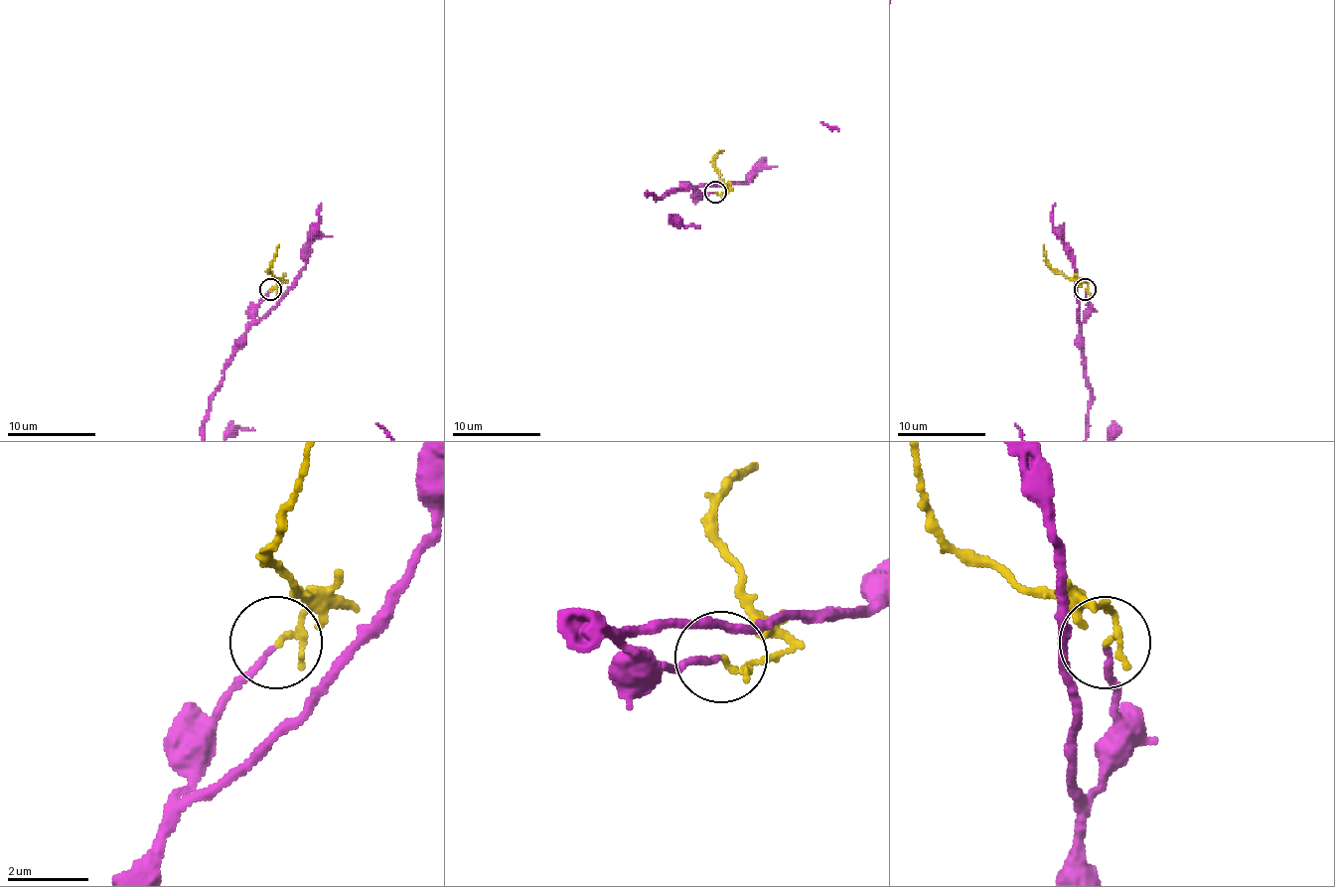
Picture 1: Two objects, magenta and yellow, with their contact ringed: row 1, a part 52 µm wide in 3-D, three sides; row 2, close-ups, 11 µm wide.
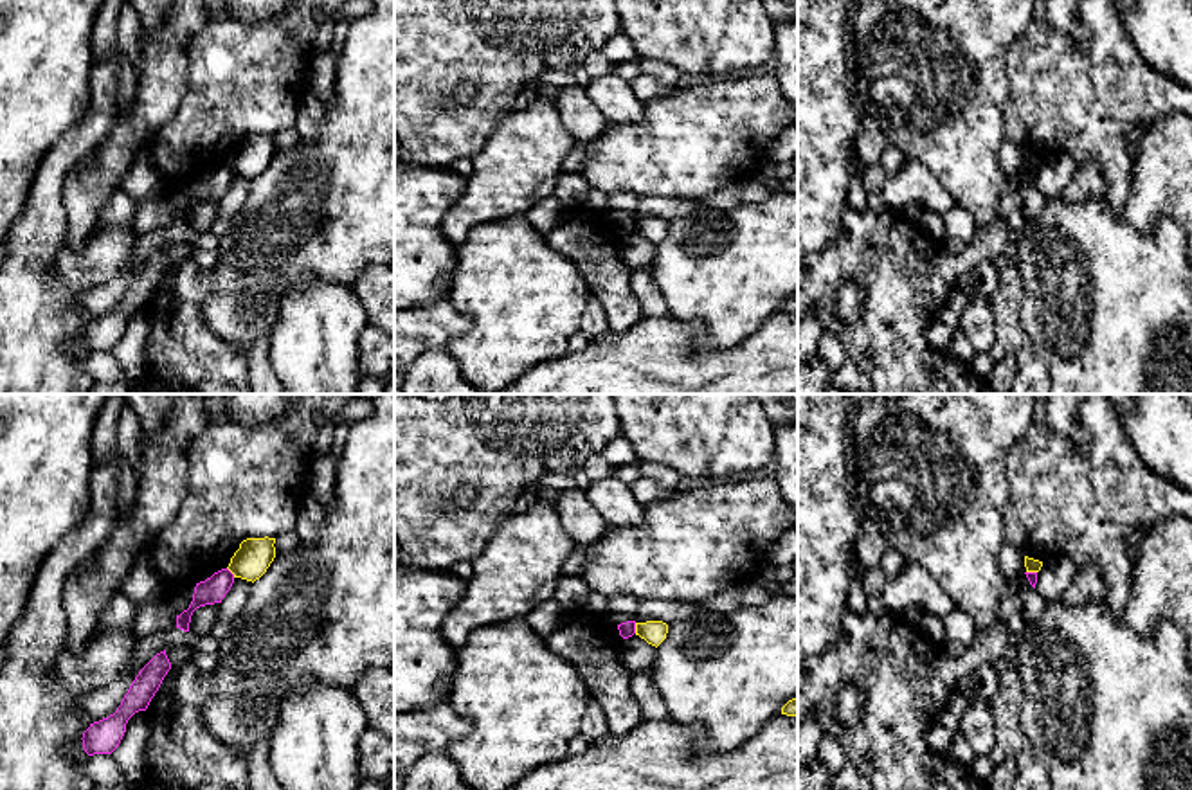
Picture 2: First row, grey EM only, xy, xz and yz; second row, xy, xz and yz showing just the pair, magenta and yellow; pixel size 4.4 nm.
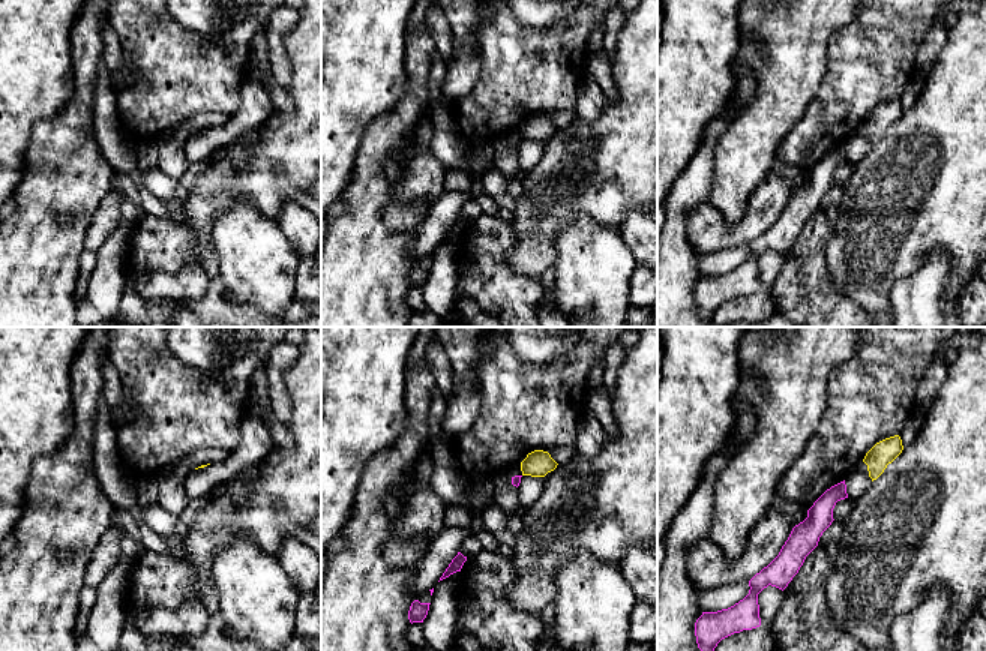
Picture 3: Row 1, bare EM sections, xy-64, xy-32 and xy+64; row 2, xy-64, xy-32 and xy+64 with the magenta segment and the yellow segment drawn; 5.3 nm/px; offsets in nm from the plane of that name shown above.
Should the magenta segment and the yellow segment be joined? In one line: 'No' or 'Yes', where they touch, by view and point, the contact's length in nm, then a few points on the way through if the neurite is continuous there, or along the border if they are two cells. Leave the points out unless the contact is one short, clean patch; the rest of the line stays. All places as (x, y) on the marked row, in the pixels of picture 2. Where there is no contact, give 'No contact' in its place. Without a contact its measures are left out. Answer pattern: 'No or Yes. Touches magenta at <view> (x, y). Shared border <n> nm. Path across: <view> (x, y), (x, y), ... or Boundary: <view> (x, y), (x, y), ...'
No. Touches magenta at xz (634, 628). Shared border 50 nm. Boundary: xz (634, 623), (636, 632)

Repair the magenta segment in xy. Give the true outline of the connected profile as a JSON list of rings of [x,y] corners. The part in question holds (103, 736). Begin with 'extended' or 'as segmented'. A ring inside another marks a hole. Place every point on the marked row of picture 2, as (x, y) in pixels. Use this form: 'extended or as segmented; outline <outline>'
as segmented; outline [[[164,650],[139,671],[117,711],[108,718],[90,723],[83,732],[83,749],[88,756],[112,754],[119,747],[128,720],[135,713],[148,709],[169,669],[171,662]]]

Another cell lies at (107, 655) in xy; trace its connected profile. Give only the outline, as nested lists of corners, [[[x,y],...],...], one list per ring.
[[[121,630],[97,635],[83,653],[61,651],[54,660],[54,671],[70,693],[86,696],[112,684],[130,666],[137,639],[135,632]]]

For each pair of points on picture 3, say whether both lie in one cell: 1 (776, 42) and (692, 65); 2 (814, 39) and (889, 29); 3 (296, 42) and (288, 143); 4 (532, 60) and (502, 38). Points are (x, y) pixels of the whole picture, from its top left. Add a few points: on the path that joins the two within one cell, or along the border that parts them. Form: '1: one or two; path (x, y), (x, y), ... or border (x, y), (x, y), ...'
1: two; border (739, 17), (740, 50), (733, 65), (734, 87)
2: two; border (857, 15), (832, 35), (826, 71)
3: one; path (305, 68), (305, 117)
4: one; path (524, 60), (509, 45)

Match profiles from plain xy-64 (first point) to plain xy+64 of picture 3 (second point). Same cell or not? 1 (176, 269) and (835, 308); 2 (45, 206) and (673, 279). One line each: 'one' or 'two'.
1: one
2: one

